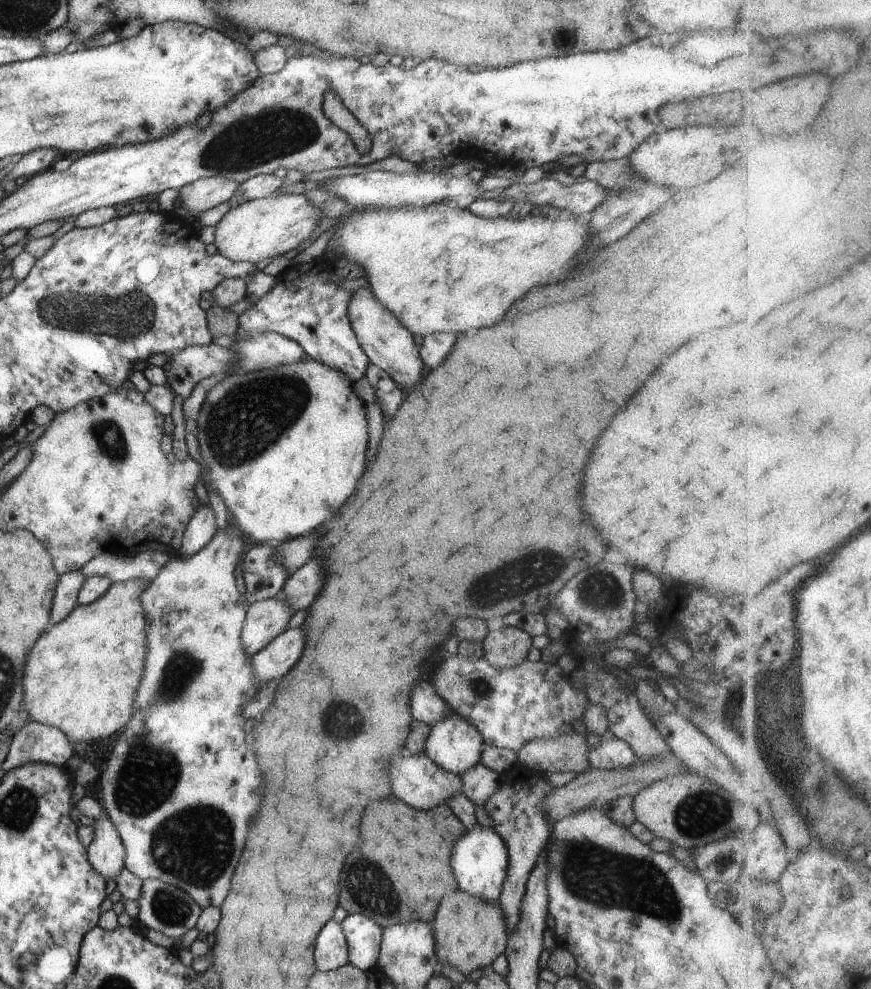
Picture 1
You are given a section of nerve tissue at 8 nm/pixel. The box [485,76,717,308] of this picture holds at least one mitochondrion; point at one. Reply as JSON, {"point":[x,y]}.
{"point":[628,192]}

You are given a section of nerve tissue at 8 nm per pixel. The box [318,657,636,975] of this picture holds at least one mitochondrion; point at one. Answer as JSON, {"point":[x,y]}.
{"point":[367,886]}

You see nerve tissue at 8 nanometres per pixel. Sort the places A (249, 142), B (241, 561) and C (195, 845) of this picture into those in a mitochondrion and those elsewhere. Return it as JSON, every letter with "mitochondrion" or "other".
{"A":"mitochondrion","B":"other","C":"mitochondrion"}

